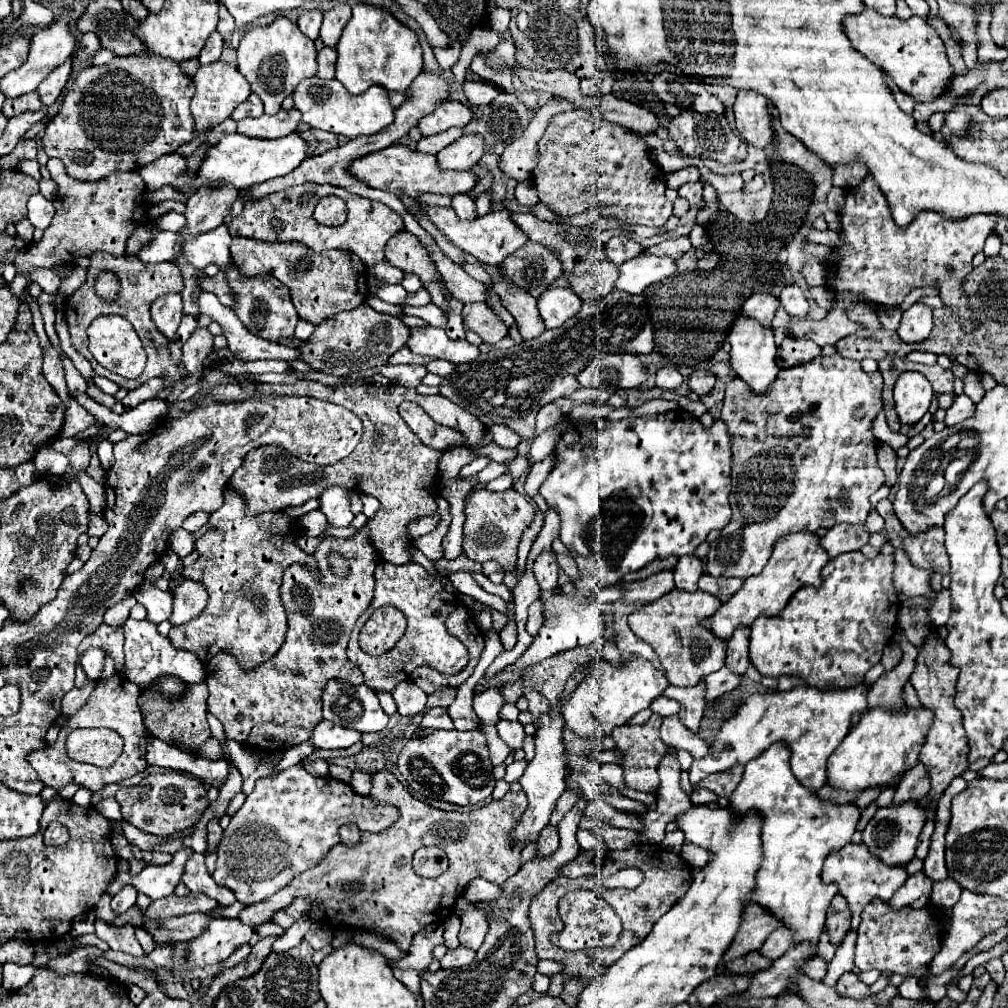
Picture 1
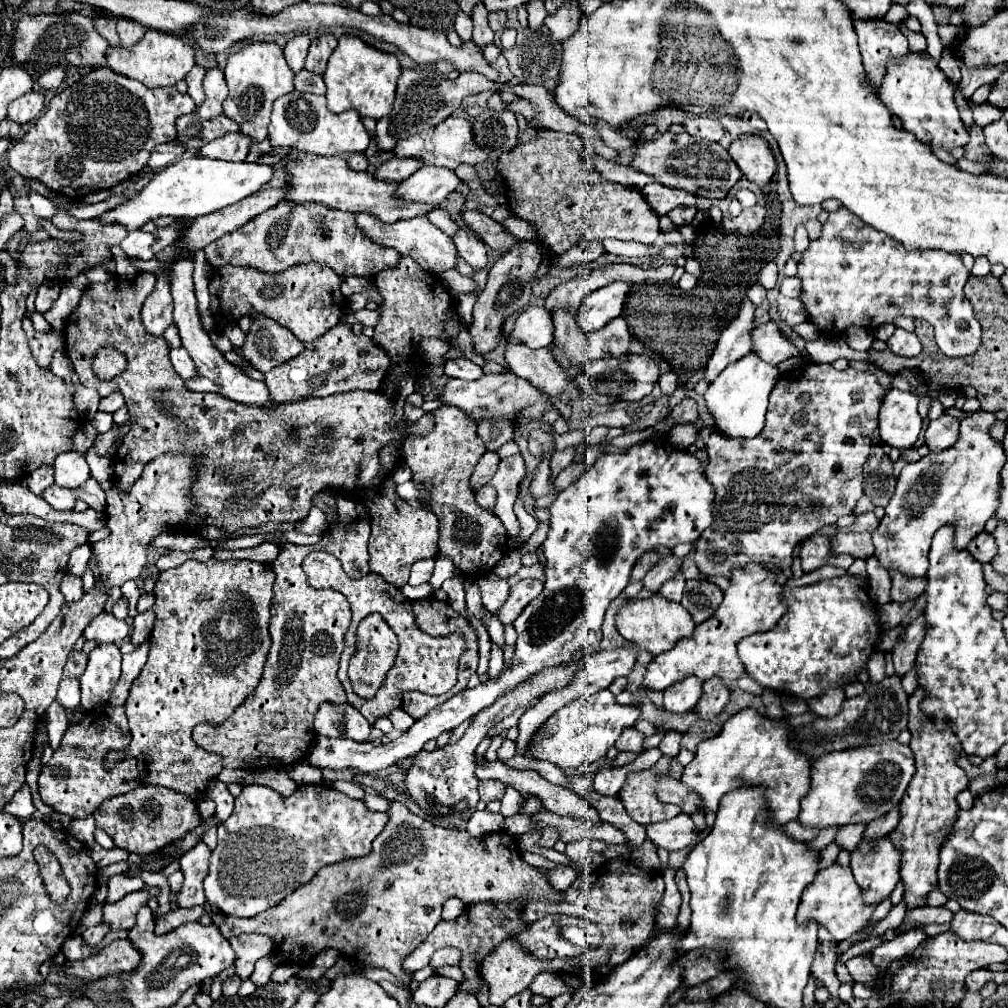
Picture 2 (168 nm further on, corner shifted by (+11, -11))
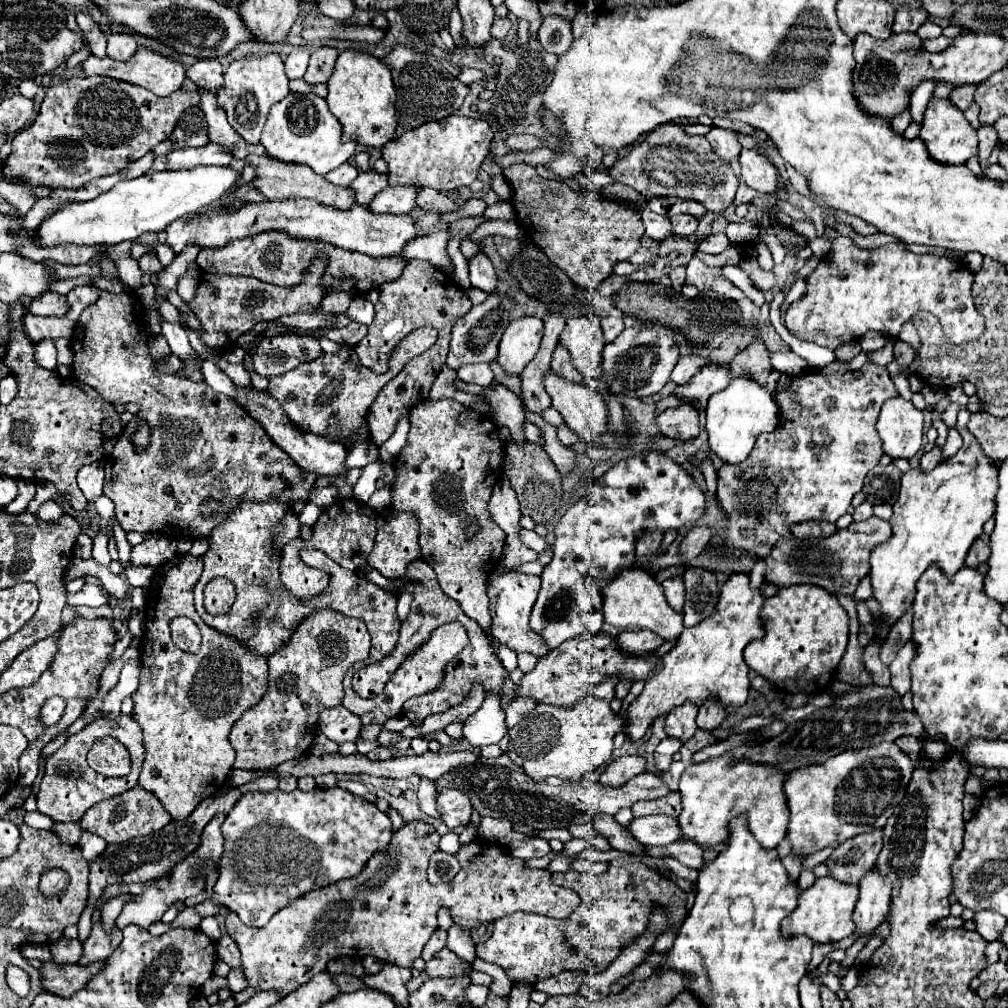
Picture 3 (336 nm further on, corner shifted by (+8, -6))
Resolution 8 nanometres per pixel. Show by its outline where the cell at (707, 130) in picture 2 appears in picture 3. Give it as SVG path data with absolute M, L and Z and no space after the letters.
M711 127L711 131L707 133L707 141L711 143L713 151L725 161L725 163L733 163L739 157L741 151L741 143L737 141L733 131L727 129L719 129L719 127Z

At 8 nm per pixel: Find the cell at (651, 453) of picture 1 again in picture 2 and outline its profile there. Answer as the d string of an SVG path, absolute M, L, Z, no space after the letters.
M666 434L638 442L632 448L626 448L620 452L614 452L612 448L604 450L598 456L598 460L578 480L574 480L568 488L558 492L554 502L548 506L550 532L548 532L546 542L542 544L542 552L546 556L546 582L544 582L542 594L534 598L522 610L522 614L514 620L518 640L516 640L516 652L510 664L496 678L490 678L478 684L476 688L468 688L452 696L444 704L436 706L434 710L430 710L428 716L416 720L416 724L408 732L404 732L400 738L396 738L390 744L374 746L372 742L354 742L346 738L316 736L312 748L308 750L308 762L316 768L330 770L354 768L358 772L376 772L376 770L388 768L408 756L414 756L416 752L422 750L422 746L428 740L438 738L442 732L460 726L464 720L476 716L486 706L492 706L492 702L496 702L500 696L520 688L538 672L560 666L560 664L568 664L580 650L586 650L586 648L596 650L602 640L600 624L602 624L604 612L608 604L614 598L618 598L622 590L626 588L626 584L630 582L632 568L636 560L640 558L640 554L656 552L658 546L672 550L676 544L696 542L700 534L712 524L714 494L716 494L714 486L710 484L704 472L704 460L686 450L676 450L668 442Z

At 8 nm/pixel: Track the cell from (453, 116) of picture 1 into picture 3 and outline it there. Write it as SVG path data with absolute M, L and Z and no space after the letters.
M445 117L441 121L419 125L403 133L399 139L387 143L383 149L383 159L389 165L389 185L431 187L441 193L469 187L477 179L483 159L491 155L491 139L493 131L489 123L471 117Z

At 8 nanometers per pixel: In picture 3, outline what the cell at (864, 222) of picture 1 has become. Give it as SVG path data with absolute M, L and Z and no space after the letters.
M837 235L827 257L821 259L817 269L807 277L807 293L785 311L785 327L801 341L811 341L835 351L839 345L855 341L871 329L899 339L903 323L909 321L911 315L915 315L917 311L925 309L939 317L951 343L975 341L983 333L985 325L983 315L973 305L971 285L973 273L963 261L959 263L939 255L915 255L907 251L903 243L891 243L873 251L863 251L857 249L847 235Z

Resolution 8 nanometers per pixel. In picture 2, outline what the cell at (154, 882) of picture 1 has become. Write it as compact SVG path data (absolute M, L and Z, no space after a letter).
M136 890L126 894L122 900L114 902L114 904L106 904L104 906L104 922L112 922L112 930L120 930L120 928L130 928L136 924L136 914L142 906L146 906L150 900L148 890Z

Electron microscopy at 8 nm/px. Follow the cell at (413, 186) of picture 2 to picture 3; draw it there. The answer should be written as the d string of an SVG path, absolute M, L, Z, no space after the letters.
M387 187L375 195L369 205L371 213L391 213L391 215L405 215L415 209L415 193L419 187Z

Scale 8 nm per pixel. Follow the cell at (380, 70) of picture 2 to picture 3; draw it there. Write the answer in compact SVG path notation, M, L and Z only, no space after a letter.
M343 51L335 63L335 71L327 83L329 111L343 125L343 141L357 141L359 145L383 149L395 139L397 111L395 111L395 89L391 71L379 59L359 53Z

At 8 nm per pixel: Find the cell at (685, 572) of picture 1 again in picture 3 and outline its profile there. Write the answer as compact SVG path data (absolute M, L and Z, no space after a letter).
M673 577L663 581L663 591L667 597L667 603L677 611L683 613L683 603L685 603L685 585L681 577Z

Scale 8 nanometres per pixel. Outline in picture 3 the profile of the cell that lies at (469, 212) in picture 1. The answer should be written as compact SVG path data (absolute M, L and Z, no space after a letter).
M479 253L477 257L471 259L469 279L471 279L471 287L475 287L475 289L481 289L485 293L495 293L497 291L497 275L495 275L493 263L483 253Z

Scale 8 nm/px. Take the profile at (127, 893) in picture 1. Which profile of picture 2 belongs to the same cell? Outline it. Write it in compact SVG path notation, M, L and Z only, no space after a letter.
M100 922L100 924L84 930L84 932L82 932L82 938L84 938L90 946L96 946L96 944L100 944L100 942L104 940L104 936L106 936L108 932L110 932L110 924L108 924L108 922Z

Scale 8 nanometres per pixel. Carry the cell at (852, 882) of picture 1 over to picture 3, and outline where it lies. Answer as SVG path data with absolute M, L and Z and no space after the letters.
M821 877L817 879L809 889L799 893L797 907L791 915L787 915L781 923L781 933L783 937L799 937L805 935L813 943L833 943L839 939L845 939L851 935L851 915L853 915L853 905L859 897L859 887L857 885L843 885L841 881L835 881L833 877Z

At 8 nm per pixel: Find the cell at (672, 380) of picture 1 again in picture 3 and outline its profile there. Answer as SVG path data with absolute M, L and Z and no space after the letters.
M683 355L679 359L679 363L675 365L675 369L671 373L671 379L675 383L687 383L693 375L699 373L701 367L711 365L711 363L713 363L711 359L705 359L705 357L699 357L699 355Z

